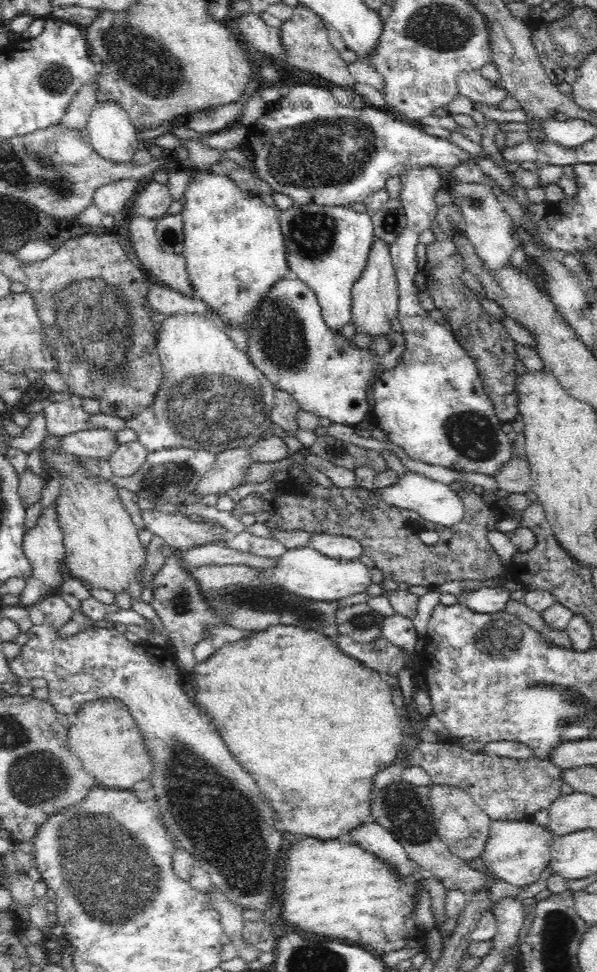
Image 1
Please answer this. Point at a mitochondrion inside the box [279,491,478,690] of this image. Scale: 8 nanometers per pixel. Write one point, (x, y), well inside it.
(365, 621)

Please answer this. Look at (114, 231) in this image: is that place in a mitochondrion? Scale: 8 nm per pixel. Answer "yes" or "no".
no

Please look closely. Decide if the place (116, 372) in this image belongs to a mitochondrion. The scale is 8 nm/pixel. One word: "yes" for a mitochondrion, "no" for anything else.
yes

